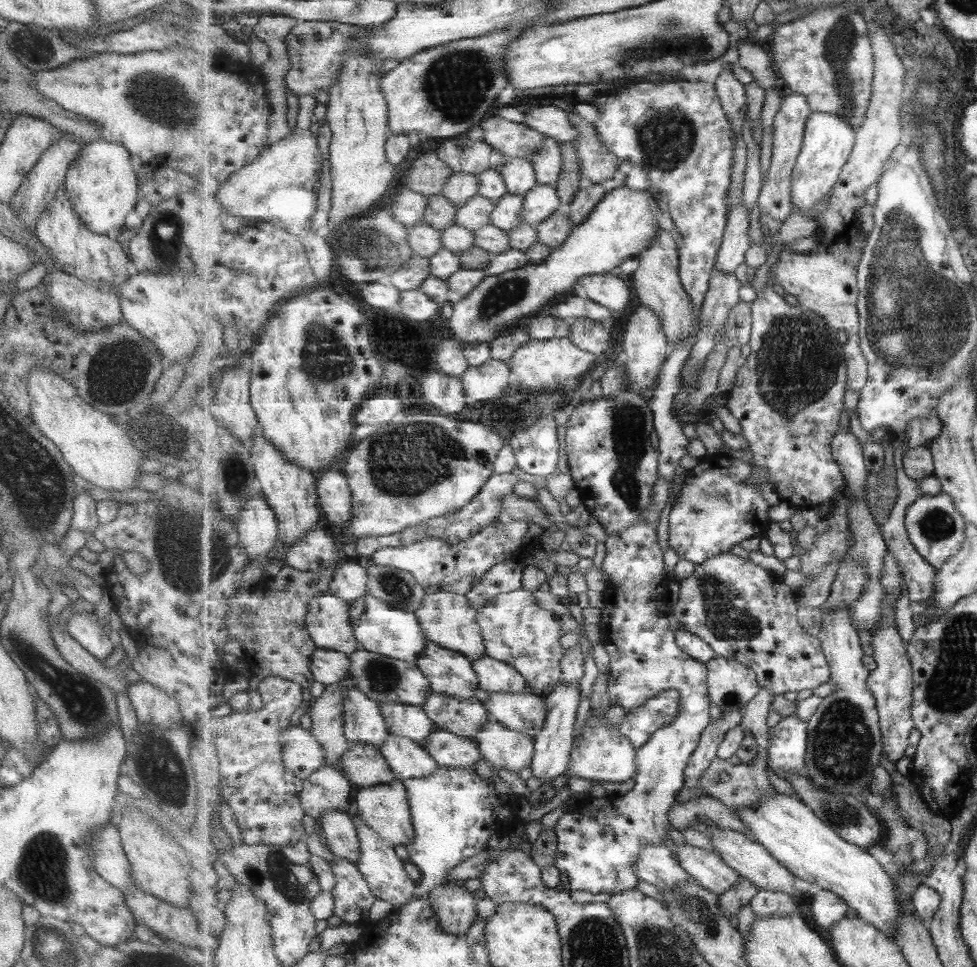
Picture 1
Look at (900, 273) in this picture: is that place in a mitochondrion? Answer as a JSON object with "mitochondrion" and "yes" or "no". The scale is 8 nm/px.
{"mitochondrion":"yes"}

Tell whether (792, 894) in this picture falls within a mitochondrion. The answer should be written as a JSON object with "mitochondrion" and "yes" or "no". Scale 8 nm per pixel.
{"mitochondrion":"no"}

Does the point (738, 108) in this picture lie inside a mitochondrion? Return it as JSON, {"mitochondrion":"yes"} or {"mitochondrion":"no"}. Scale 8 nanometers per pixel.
{"mitochondrion":"no"}

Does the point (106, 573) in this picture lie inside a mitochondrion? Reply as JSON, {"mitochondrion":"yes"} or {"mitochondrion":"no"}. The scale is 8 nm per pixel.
{"mitochondrion":"no"}

